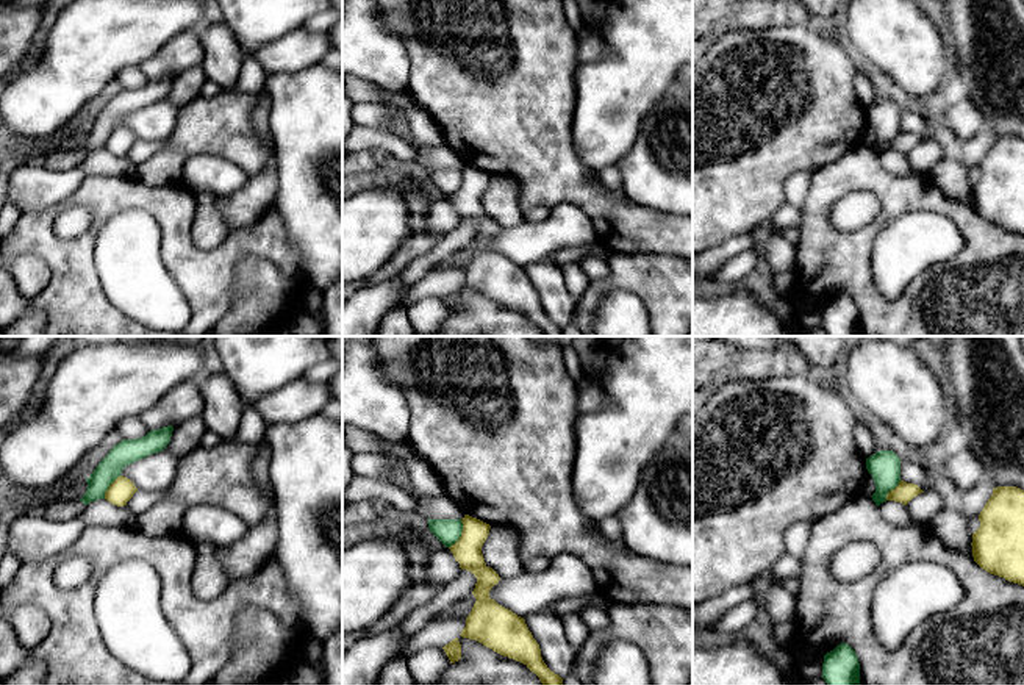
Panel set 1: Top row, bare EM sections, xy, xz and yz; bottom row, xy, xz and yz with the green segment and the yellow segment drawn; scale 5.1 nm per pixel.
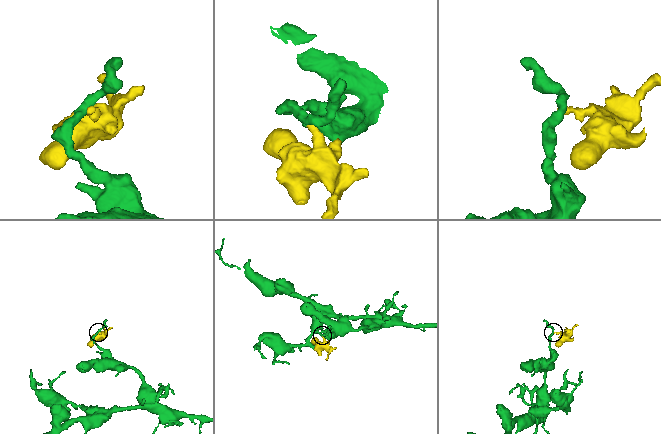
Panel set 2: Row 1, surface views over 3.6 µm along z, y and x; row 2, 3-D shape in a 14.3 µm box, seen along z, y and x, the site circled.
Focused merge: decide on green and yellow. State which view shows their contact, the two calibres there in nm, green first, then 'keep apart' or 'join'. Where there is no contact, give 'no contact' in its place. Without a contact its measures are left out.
contact in xz; calibres 130 and 140 nm; keep apart

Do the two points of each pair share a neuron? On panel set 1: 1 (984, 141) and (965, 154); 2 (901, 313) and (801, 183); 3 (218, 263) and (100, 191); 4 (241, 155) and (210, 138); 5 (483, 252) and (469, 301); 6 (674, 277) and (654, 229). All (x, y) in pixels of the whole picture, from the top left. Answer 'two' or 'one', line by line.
1: one
2: two
3: one
4: one
5: one
6: two

